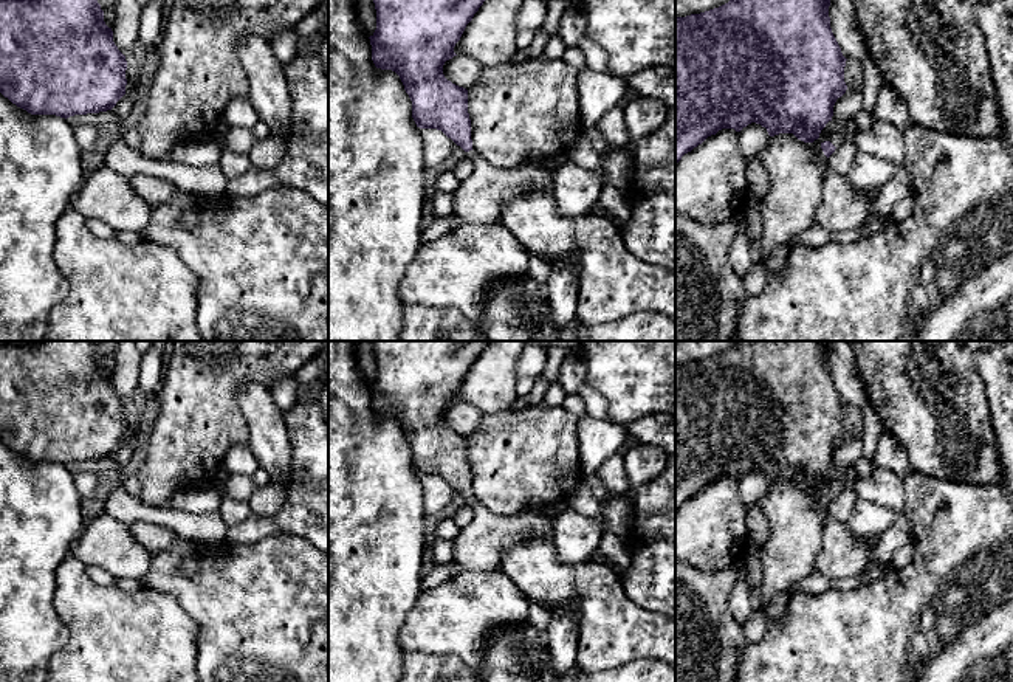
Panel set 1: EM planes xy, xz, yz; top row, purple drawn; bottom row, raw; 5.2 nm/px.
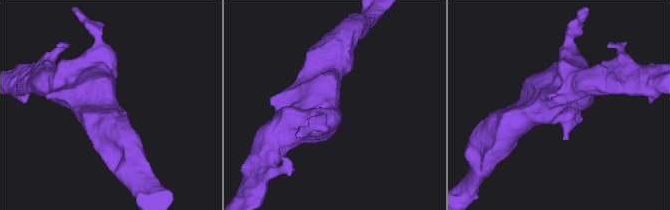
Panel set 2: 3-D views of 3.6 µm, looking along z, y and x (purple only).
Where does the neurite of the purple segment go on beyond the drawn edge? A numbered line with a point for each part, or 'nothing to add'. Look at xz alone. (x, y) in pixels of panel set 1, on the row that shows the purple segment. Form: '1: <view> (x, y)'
1: xz (482, 197)

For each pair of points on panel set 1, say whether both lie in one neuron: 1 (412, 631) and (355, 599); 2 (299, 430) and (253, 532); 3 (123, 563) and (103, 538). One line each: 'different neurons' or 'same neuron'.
1: different neurons
2: same neuron
3: same neuron

